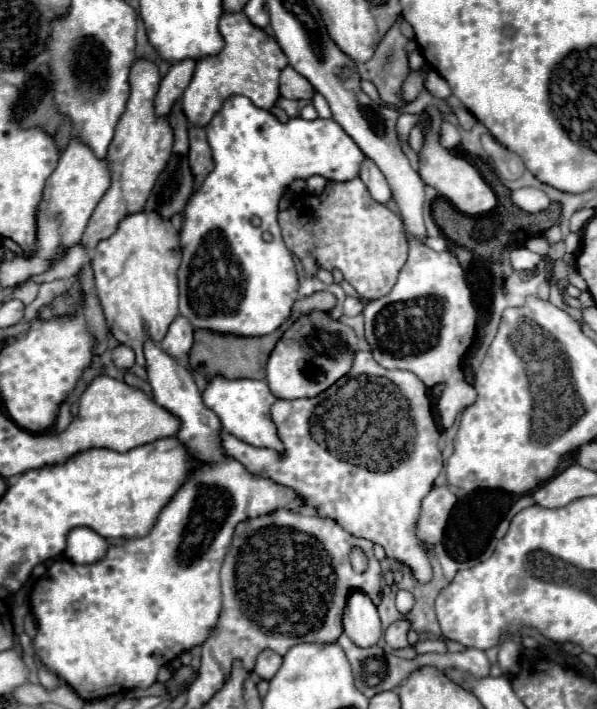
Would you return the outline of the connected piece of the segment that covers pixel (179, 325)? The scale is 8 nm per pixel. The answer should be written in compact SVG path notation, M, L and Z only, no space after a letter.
M177 315L175 321L171 323L167 335L163 337L163 341L159 345L171 357L181 359L183 355L189 353L189 349L193 345L193 333L195 333L195 329L193 329L191 321L183 319L183 315Z

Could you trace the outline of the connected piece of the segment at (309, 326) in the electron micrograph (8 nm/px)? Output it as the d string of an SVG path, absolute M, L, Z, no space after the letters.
M325 311L301 315L279 339L267 361L267 385L277 399L315 397L329 389L353 367L357 335L349 325L331 319Z

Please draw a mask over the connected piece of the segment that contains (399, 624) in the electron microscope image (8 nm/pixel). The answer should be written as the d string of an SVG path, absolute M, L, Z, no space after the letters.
M405 619L403 621L395 621L385 631L385 643L391 649L405 649L409 645L407 643L407 631L409 631L409 621L405 621Z

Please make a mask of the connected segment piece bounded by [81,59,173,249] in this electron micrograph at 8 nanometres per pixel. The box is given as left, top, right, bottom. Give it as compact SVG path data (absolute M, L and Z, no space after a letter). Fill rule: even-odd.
M137 59L131 67L131 93L127 99L125 113L121 115L117 127L115 127L115 139L111 141L109 155L107 159L111 161L113 167L113 177L111 177L111 187L103 195L103 199L97 203L89 225L83 233L81 243L87 249L93 249L99 241L111 237L117 229L117 223L131 215L137 213L145 207L147 197L151 195L151 189L157 181L157 177L163 173L167 167L167 159L171 159L171 149L173 149L173 131L171 125L167 123L167 117L155 115L155 95L157 87L161 83L159 67L149 61L149 59Z

